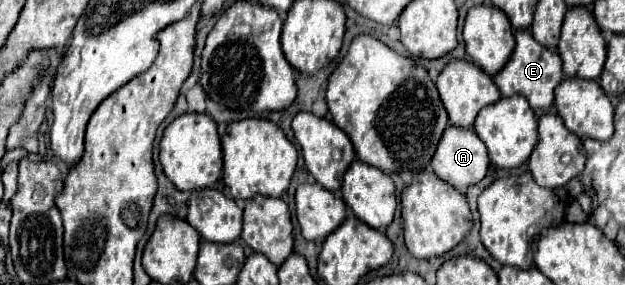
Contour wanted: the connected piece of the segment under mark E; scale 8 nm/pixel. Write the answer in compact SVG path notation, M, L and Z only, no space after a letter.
M517 30L515 32L517 46L505 64L505 68L493 78L497 86L501 88L501 96L515 96L521 94L529 100L531 108L549 108L553 102L553 90L555 86L563 80L563 62L561 56L555 50L543 48L527 30Z

